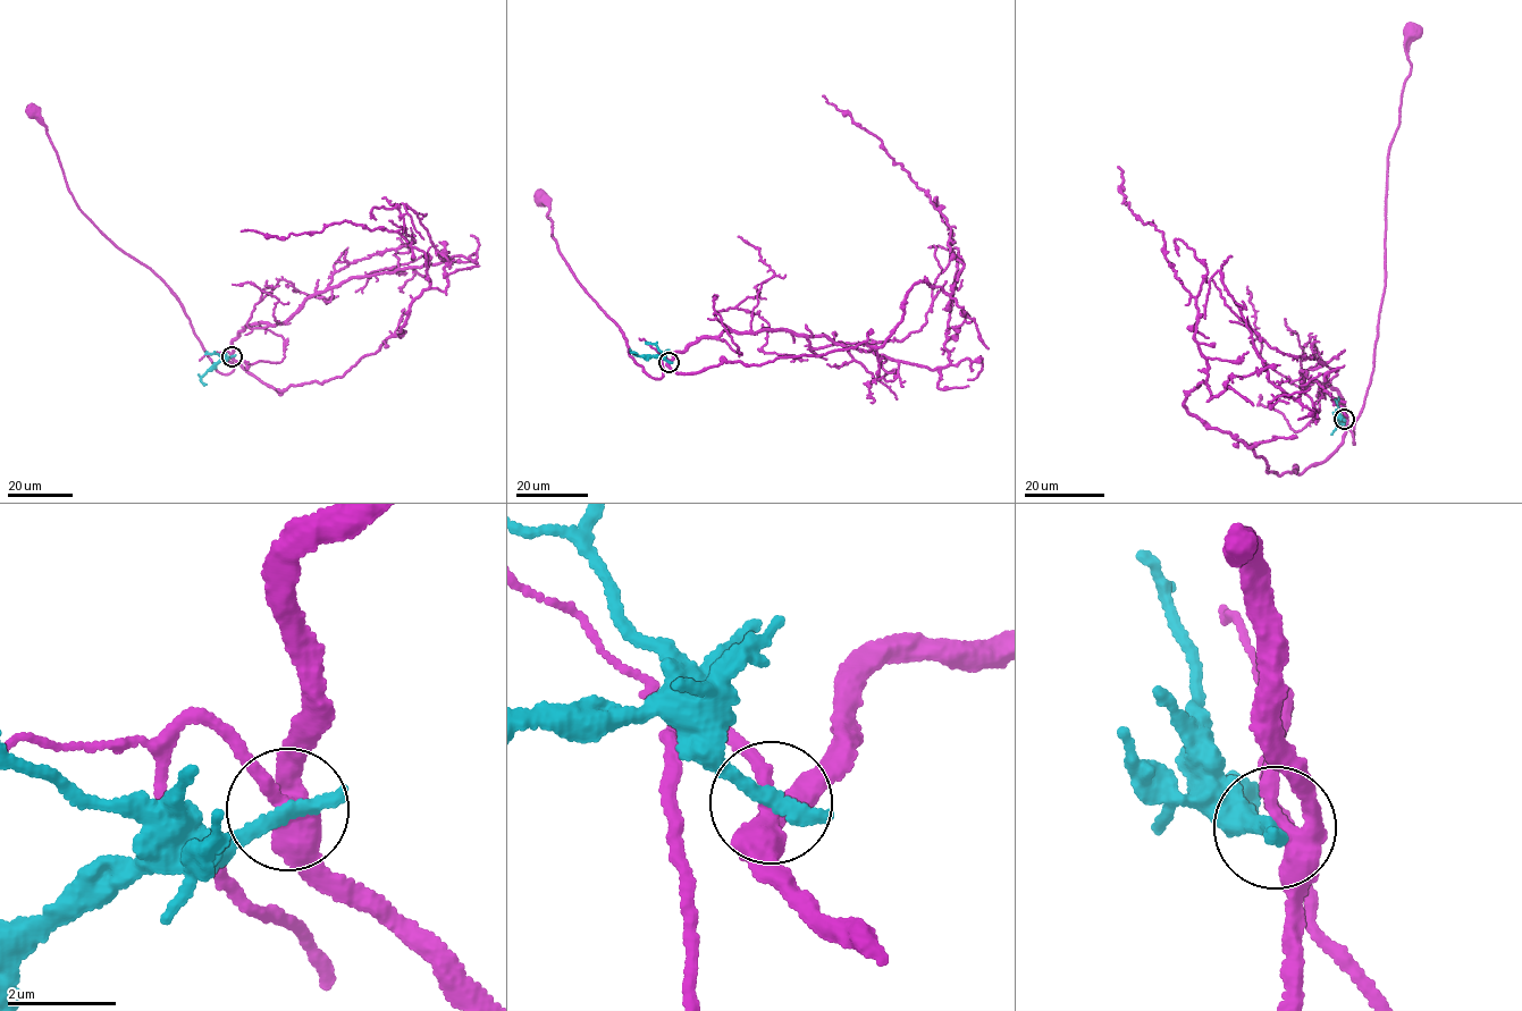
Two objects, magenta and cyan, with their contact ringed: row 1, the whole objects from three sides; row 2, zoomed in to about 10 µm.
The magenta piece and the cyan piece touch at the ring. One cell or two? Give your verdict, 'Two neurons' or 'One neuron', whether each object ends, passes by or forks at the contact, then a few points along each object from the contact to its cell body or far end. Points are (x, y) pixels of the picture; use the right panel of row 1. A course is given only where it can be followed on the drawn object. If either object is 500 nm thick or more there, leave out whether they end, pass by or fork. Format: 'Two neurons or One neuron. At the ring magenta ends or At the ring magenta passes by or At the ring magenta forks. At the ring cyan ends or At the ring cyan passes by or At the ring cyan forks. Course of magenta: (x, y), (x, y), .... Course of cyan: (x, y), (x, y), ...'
Two neurons. At the ring magenta forks. At the ring cyan ends. Course of magenta: (1344, 419), (1345, 411), (1353, 444), (1386, 285), (1387, 173), (1403, 83), (1410, 73), (1407, 55), (1414, 27). Course of cyan: (1344, 419), (1340, 416), (1344, 421), (1331, 435)

